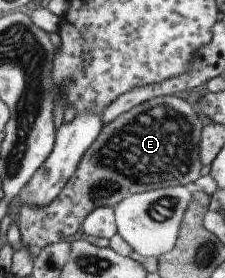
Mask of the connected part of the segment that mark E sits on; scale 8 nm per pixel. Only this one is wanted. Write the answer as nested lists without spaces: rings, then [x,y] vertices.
[[[157,96],[129,111],[117,115],[111,123],[105,123],[97,135],[97,139],[87,147],[85,153],[76,165],[73,175],[67,180],[57,197],[45,207],[33,205],[20,205],[17,209],[17,228],[21,235],[21,244],[28,248],[34,259],[39,251],[47,245],[64,239],[73,239],[80,232],[80,226],[85,216],[97,207],[113,207],[129,193],[149,191],[157,187],[171,187],[171,185],[185,185],[199,177],[201,161],[197,157],[200,131],[202,130],[200,118],[193,108],[183,99],[175,96]]]

